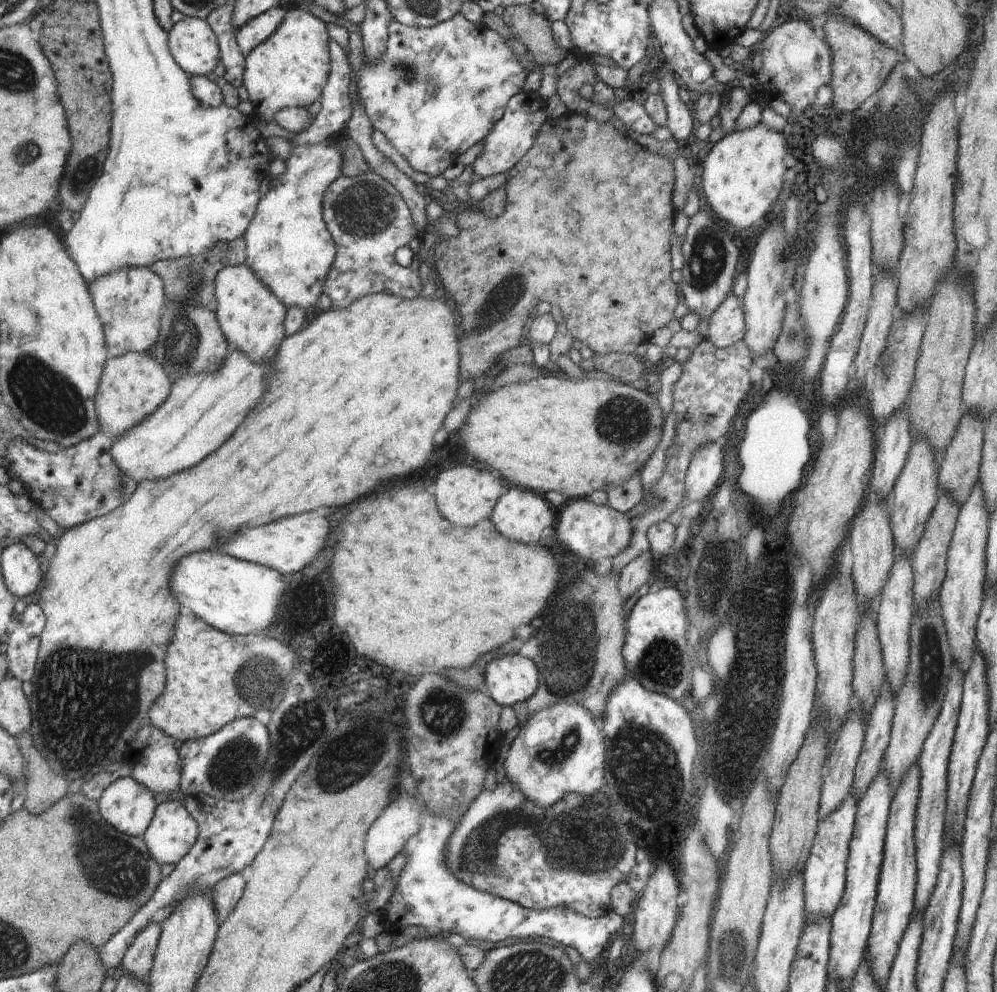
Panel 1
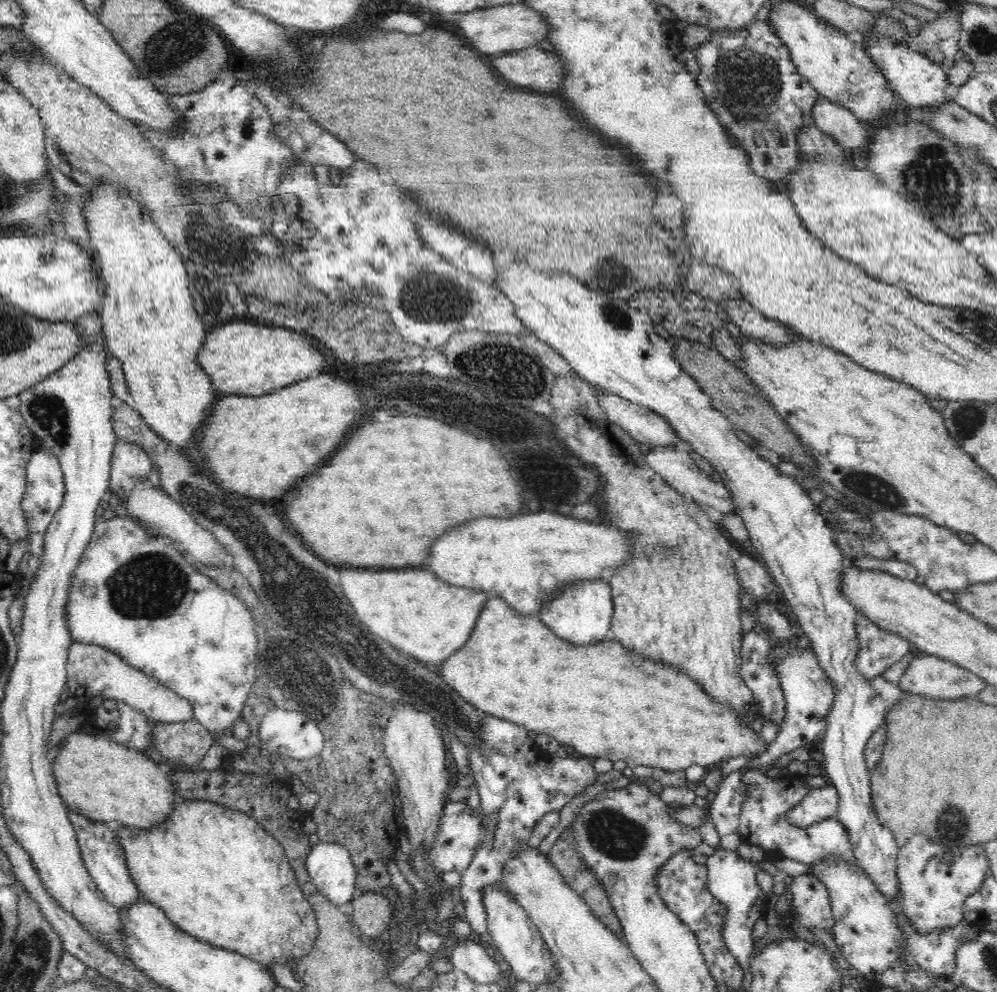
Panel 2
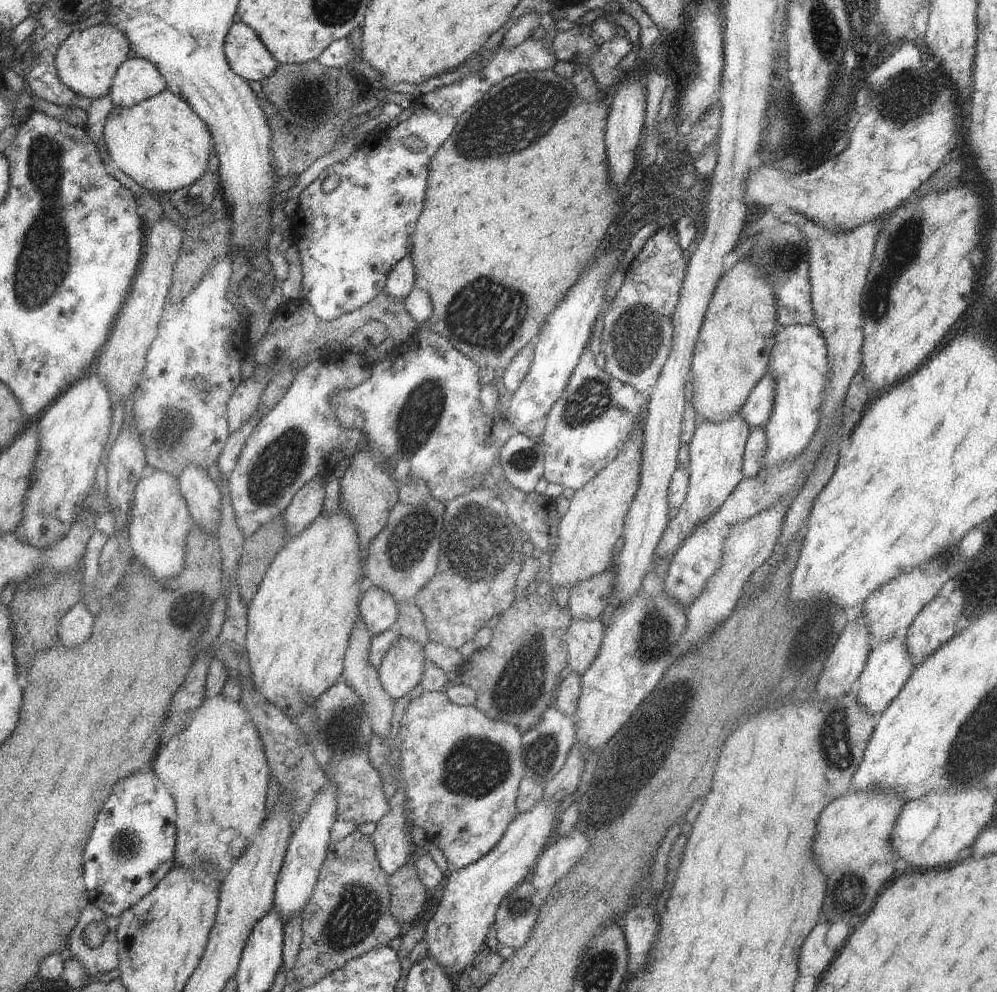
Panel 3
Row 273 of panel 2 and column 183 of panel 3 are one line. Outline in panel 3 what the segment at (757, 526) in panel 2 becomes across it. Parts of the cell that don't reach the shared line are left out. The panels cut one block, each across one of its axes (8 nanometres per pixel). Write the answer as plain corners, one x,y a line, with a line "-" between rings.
161,470
147,471
138,481
134,489
134,500
131,505
129,522
129,545
133,549
133,560
138,558
156,578
170,578
184,570
184,554
186,554
186,534
192,530
194,523
182,496
177,476

